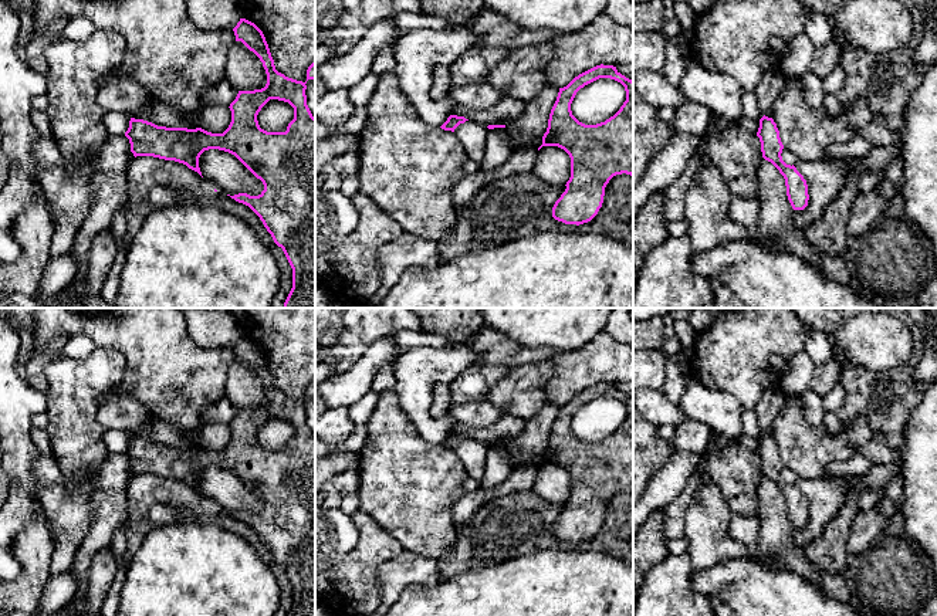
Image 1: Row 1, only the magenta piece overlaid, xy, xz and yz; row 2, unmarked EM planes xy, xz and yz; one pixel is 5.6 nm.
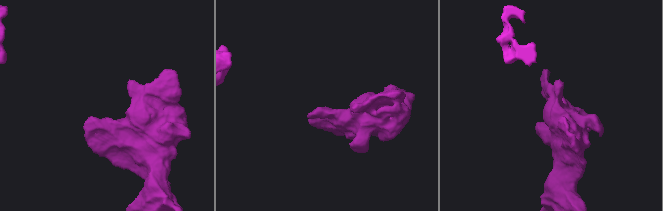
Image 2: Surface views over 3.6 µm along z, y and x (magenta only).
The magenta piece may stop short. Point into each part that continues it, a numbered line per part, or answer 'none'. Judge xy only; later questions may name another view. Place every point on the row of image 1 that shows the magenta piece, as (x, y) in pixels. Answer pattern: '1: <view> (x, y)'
none

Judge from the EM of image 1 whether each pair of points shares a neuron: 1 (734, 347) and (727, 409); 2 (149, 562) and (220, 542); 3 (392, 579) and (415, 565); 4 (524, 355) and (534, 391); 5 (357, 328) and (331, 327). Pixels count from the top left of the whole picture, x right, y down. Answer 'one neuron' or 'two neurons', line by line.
1: two neurons
2: one neuron
3: one neuron
4: two neurons
5: two neurons

